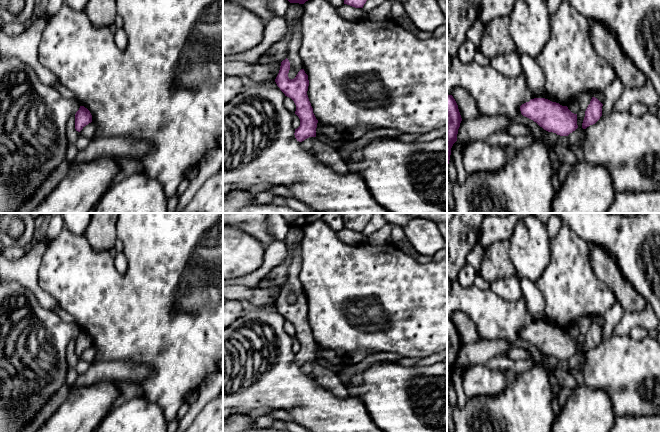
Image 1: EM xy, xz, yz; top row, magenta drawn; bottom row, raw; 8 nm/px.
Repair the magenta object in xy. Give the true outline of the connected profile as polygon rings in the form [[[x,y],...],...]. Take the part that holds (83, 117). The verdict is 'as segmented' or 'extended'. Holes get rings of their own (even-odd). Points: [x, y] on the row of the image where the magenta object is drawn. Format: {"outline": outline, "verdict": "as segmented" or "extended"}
{"outline": [[[80,106],[75,114],[75,129],[80,132],[86,125],[92,122],[90,111],[84,106]]], "verdict": "as segmented"}

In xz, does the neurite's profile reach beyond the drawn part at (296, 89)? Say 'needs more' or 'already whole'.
already whole

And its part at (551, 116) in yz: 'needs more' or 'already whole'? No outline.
already whole

